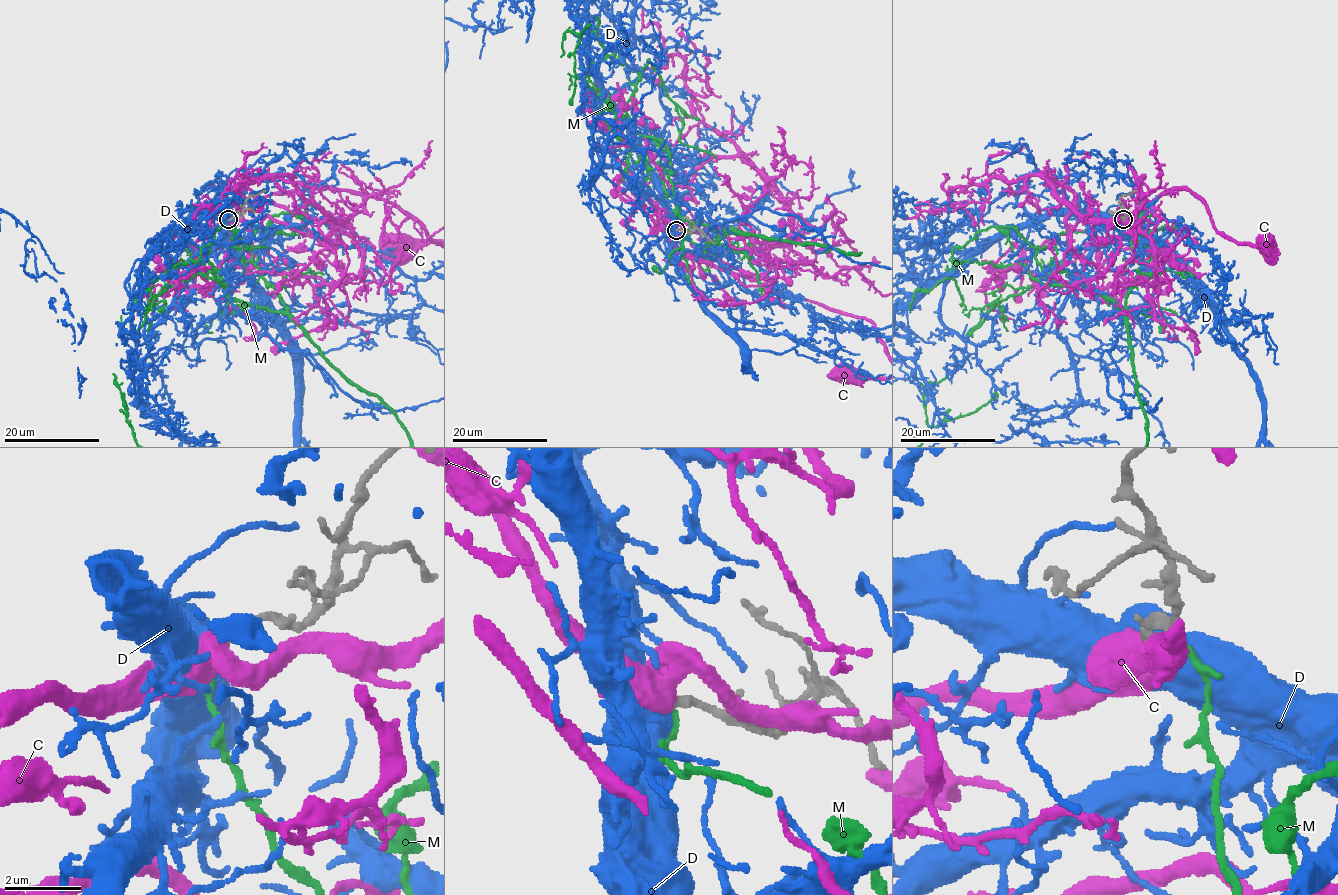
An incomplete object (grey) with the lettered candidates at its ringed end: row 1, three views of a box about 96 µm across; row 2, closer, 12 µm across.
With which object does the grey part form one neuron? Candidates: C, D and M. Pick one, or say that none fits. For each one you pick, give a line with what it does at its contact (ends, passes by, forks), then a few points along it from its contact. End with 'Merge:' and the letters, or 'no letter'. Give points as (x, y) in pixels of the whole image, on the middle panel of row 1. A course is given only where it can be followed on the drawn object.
D: It ends there
Merge: D

